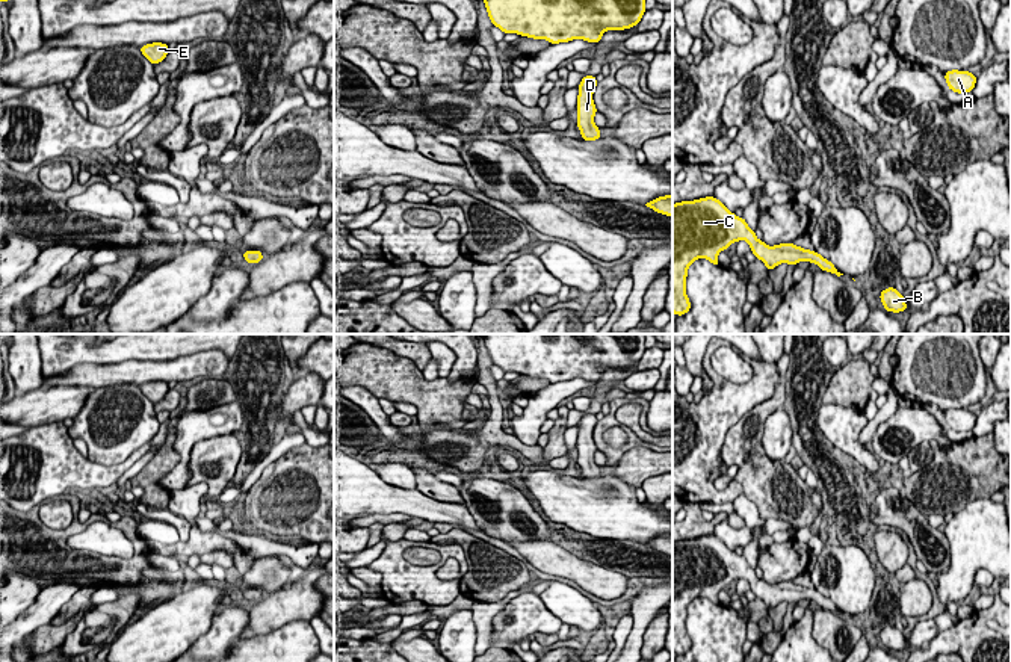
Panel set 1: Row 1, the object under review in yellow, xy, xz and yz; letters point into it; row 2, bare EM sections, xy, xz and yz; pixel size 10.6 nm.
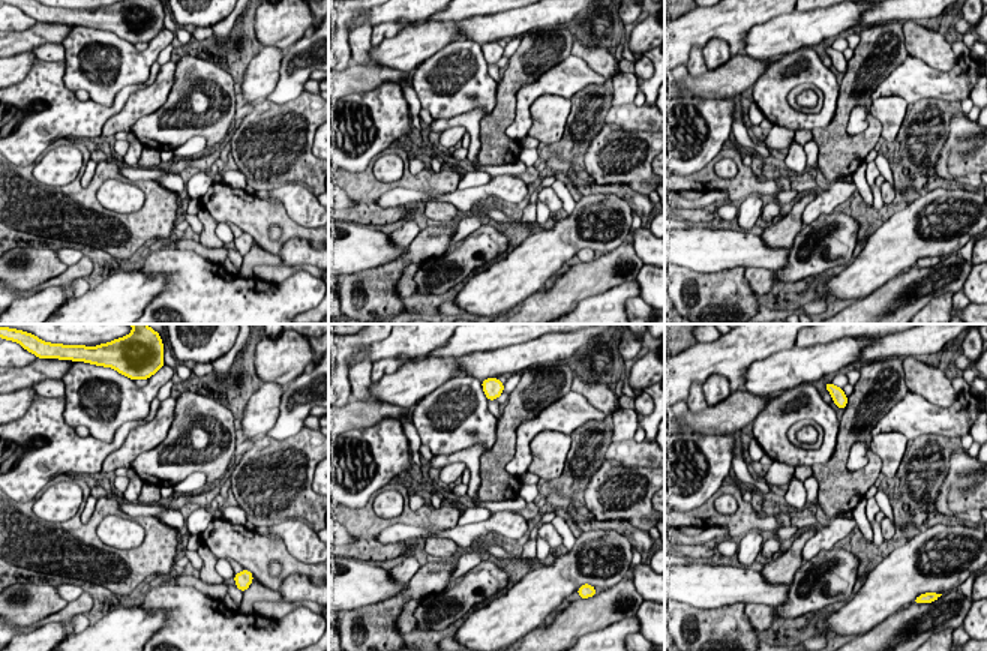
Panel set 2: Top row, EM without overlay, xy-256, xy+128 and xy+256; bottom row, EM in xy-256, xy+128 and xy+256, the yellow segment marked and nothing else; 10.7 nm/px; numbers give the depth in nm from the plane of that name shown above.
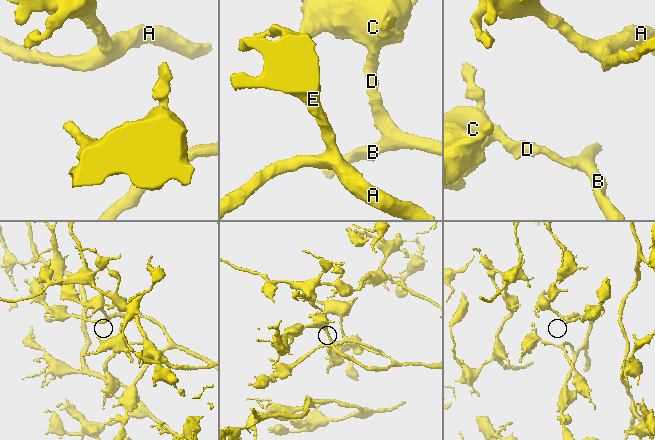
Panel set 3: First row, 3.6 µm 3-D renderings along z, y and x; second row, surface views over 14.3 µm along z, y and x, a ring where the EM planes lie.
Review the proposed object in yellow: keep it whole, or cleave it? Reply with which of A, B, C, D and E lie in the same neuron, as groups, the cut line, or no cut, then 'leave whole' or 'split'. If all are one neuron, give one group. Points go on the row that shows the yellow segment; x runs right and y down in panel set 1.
A B C D E; no cut; leave whole

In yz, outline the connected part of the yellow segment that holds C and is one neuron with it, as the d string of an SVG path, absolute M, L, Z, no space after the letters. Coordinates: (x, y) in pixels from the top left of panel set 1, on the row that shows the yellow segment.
M706 196L694 201L682 201L672 204L672 313L683 316L691 310L691 301L686 295L688 268L697 258L706 258L715 266L719 266L718 254L725 251L731 243L745 240L757 260L762 260L768 271L777 268L780 263L798 264L799 261L816 263L819 269L831 272L837 277L840 274L836 266L824 258L816 251L804 249L790 242L769 246L756 237L744 218L731 213L718 198Z

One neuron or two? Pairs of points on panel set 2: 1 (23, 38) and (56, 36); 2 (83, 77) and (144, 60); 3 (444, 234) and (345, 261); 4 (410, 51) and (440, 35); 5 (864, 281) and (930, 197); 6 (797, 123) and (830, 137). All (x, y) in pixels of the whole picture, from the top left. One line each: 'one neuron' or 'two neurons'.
1: one neuron
2: one neuron
3: two neurons
4: one neuron
5: one neuron
6: two neurons

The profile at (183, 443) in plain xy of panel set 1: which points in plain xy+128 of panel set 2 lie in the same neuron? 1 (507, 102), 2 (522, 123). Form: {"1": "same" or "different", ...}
{"1": "different", "2": "same"}

